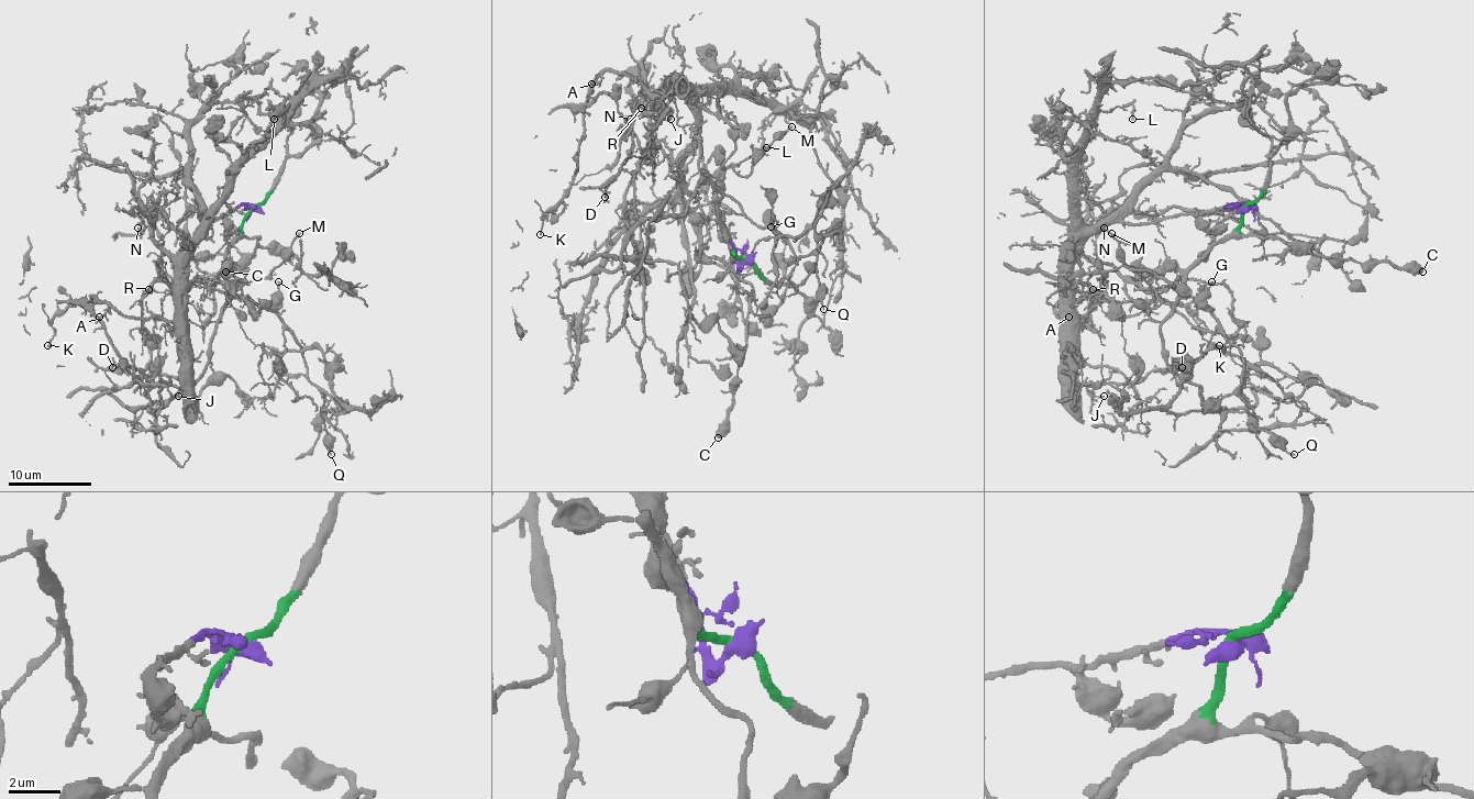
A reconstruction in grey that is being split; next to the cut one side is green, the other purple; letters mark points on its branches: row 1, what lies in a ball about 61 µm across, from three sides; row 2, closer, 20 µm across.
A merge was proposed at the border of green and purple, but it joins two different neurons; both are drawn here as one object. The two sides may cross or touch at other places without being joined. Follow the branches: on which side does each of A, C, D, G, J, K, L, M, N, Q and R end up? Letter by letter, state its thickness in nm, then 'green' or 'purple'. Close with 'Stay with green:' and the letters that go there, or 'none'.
A: 140 nm | purple
C: 700 nm | green
D: 100 nm | purple
G: 120 nm | green
J: 130 nm | purple
K: 100 nm | purple
L: 170 nm | purple
M: 150 nm | green
N: 140 nm | purple
Q: 120 nm | green
R: 170 nm | purple
Stay with green: C, G, M, Q

